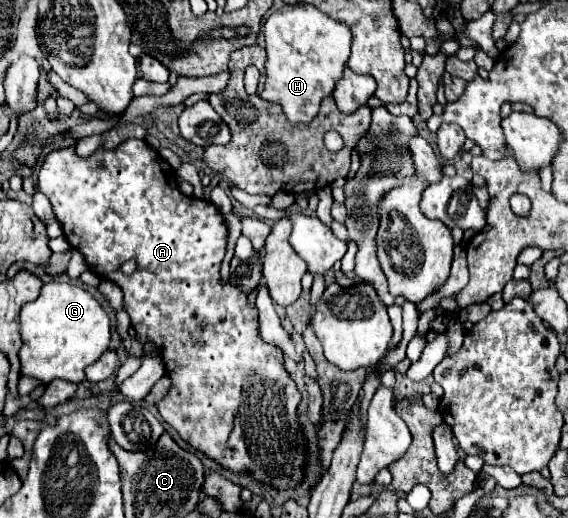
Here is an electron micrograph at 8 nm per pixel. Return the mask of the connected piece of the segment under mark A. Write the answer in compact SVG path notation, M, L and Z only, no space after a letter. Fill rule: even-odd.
M130 138L130 140L124 140L124 144L120 144L114 150L98 148L96 152L92 152L86 158L78 156L74 150L76 150L76 146L72 144L68 148L54 150L54 152L50 152L46 156L46 160L44 160L44 164L42 164L40 172L38 172L36 190L48 196L48 200L52 204L52 210L54 210L54 216L60 222L60 226L64 230L64 236L68 238L70 246L84 254L86 264L100 278L112 280L122 288L122 292L124 292L124 310L128 312L140 342L144 344L146 340L152 340L156 346L160 346L162 360L164 360L166 370L168 370L166 374L172 378L172 388L170 388L168 396L162 402L158 402L160 416L180 434L180 438L184 442L188 442L196 450L204 452L208 458L216 460L224 468L230 468L234 472L248 472L256 480L270 482L270 484L274 484L278 488L290 488L290 486L298 484L302 480L302 464L304 464L302 436L298 434L298 424L296 424L296 406L300 402L300 394L298 394L294 382L290 380L290 376L288 376L286 368L284 368L282 352L276 346L264 344L258 338L258 310L256 310L256 306L248 304L246 294L240 292L240 288L232 288L232 284L220 284L220 262L222 262L224 252L226 252L226 234L228 234L228 230L224 226L224 218L218 212L218 208L212 202L190 198L190 196L182 194L178 190L174 170L146 140ZM130 258L134 258L138 262L138 270L132 276L126 276L126 274L120 272L120 264L130 260Z

